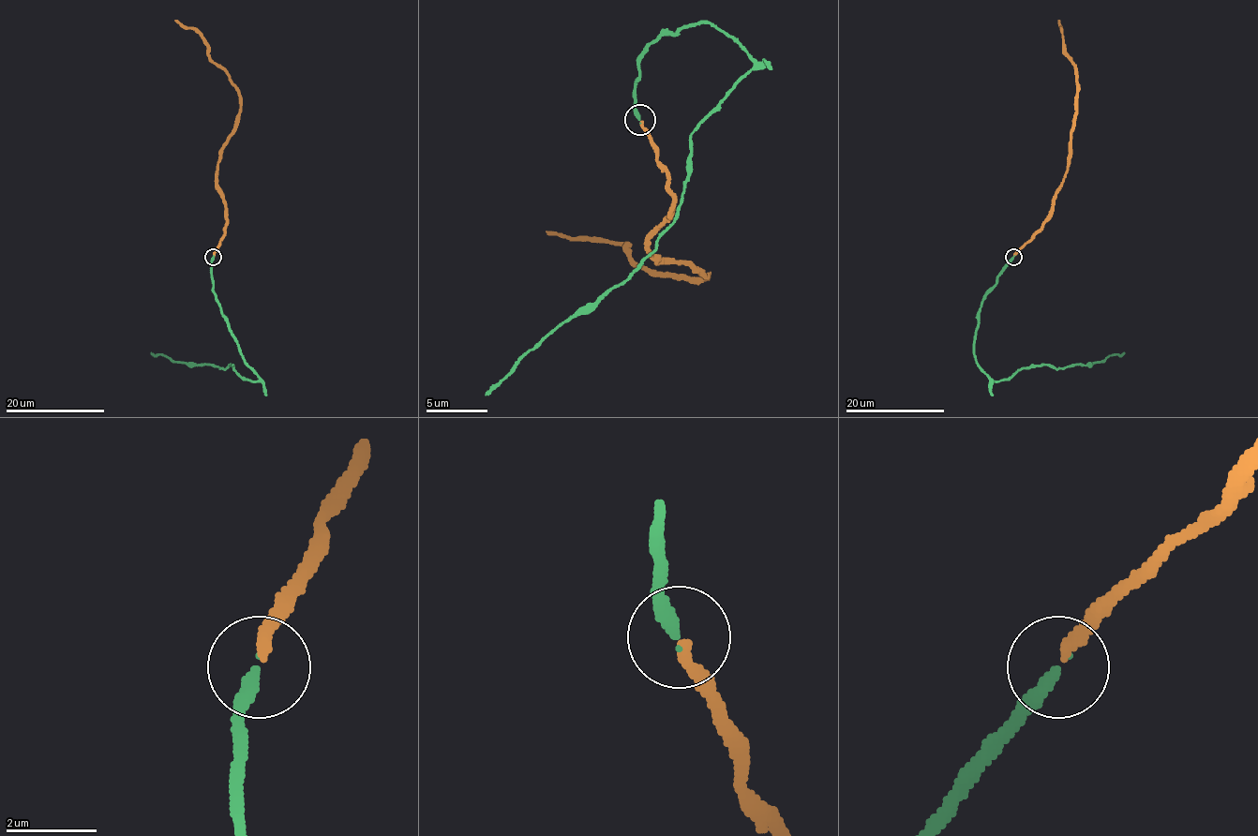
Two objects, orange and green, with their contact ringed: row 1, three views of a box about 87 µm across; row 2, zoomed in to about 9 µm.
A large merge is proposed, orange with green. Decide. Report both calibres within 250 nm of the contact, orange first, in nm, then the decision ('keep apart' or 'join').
calibres 280 and 280 nm; join

